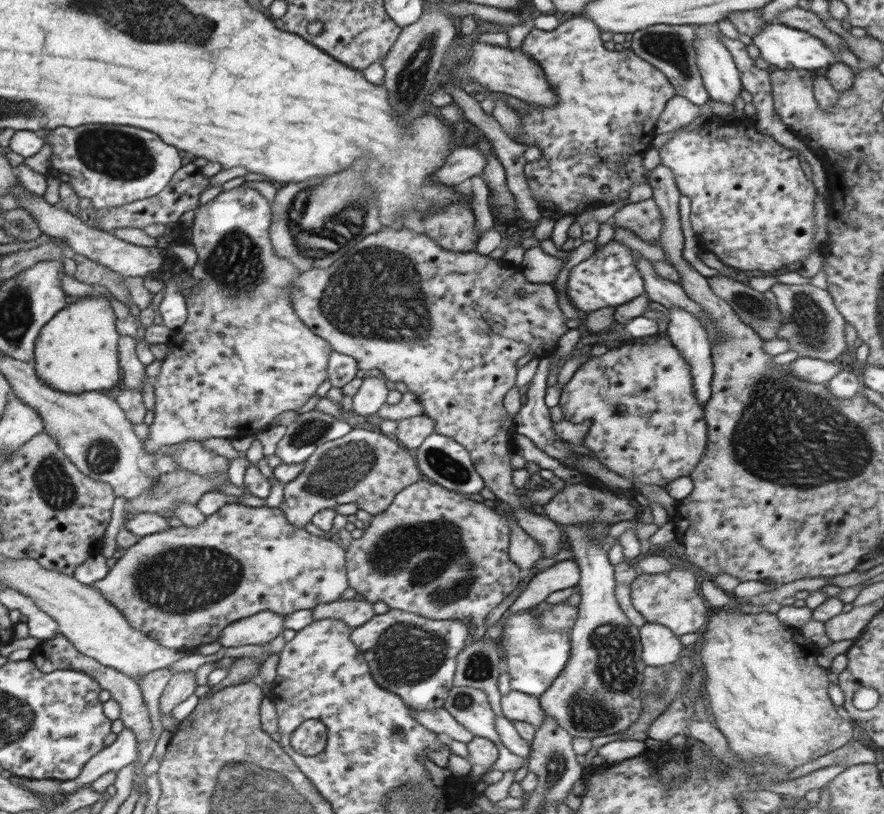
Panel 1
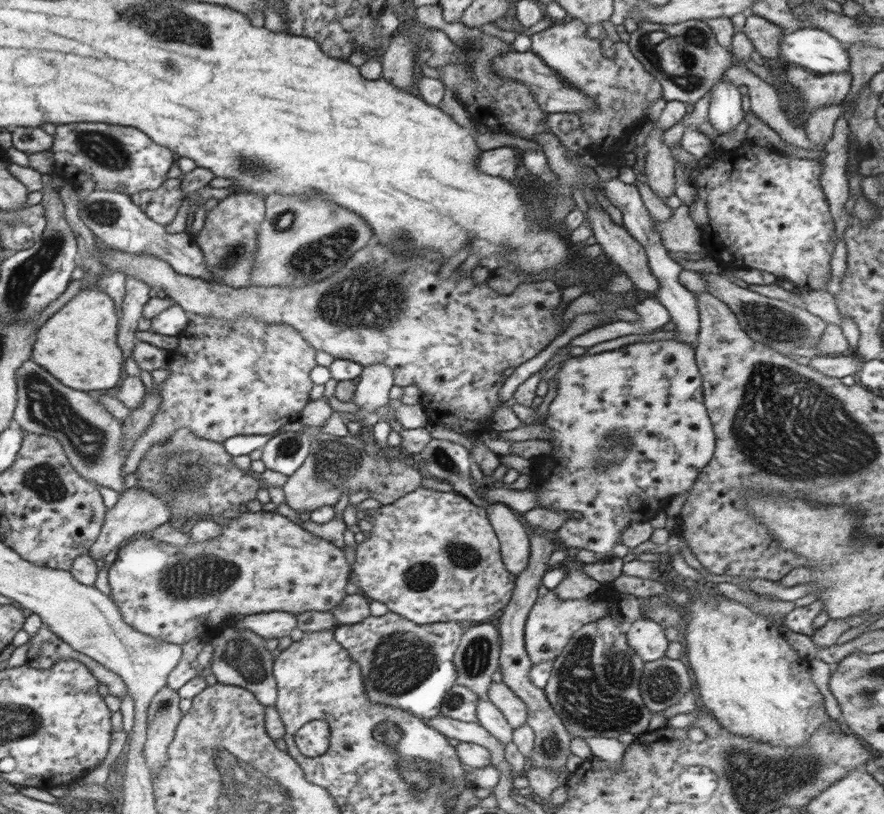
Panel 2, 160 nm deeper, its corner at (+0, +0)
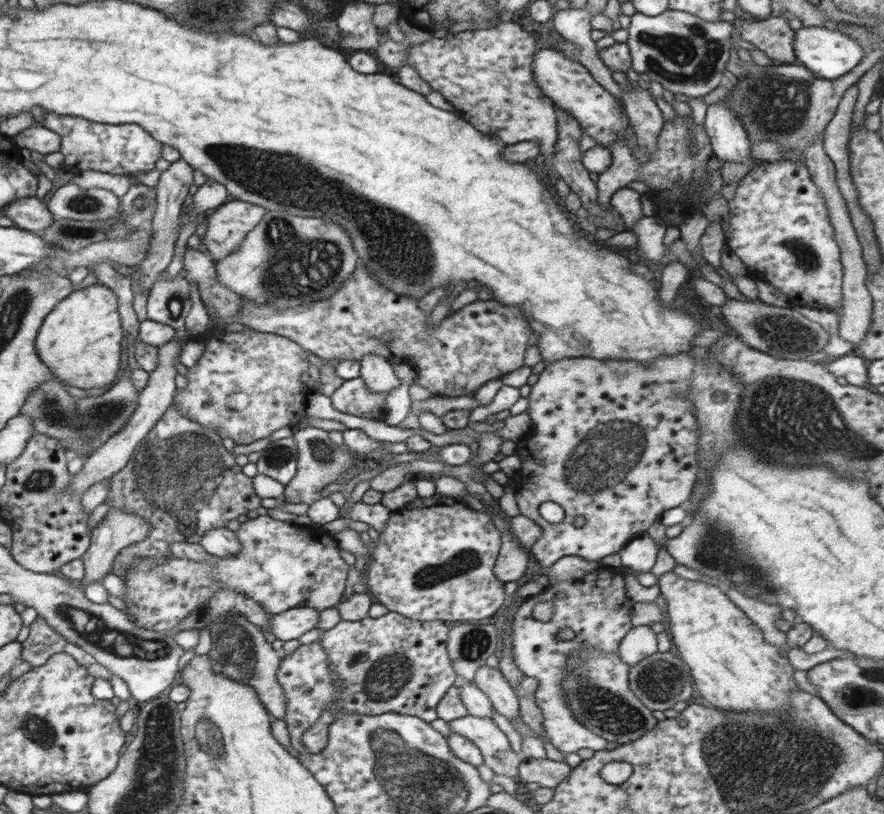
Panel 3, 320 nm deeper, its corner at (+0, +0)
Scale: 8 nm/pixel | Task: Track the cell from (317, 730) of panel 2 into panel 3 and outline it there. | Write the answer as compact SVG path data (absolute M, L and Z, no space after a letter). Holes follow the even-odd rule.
M389 611L381 618L364 618L357 622L341 621L331 630L323 632L322 649L328 655L329 668L339 680L342 689L334 709L324 711L321 717L302 735L302 746L310 754L318 754L328 746L329 726L337 712L347 714L378 715L394 712L432 722L437 718L437 704L446 692L459 681L450 661L446 640L450 630L444 621L412 622L402 619L400 614Z

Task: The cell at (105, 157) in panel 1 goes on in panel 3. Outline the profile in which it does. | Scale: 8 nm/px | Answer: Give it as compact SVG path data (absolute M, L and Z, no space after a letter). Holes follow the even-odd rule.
M44 114L43 127L60 135L63 167L82 166L96 172L108 172L116 176L128 176L137 181L138 176L154 170L156 162L162 159L163 145L153 135L137 124L106 125L84 118L59 114Z

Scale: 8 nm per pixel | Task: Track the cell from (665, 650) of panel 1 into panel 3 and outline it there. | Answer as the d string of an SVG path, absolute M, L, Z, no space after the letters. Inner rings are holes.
M645 625L633 627L626 633L616 654L631 667L656 652L659 652L657 634L650 630L650 626Z

